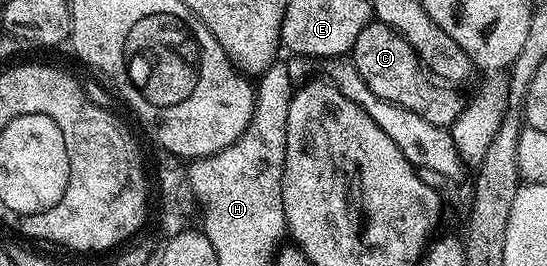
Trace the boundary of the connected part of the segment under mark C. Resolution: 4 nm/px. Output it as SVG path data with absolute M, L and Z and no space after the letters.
M370 21L363 33L355 37L351 62L355 65L359 77L363 77L367 89L375 93L375 97L385 99L403 109L411 109L411 113L419 113L419 117L431 121L431 125L446 129L452 127L465 107L466 100L461 99L460 93L457 92L460 90L456 86L446 85L430 77L409 42L400 33L392 31L382 23Z

